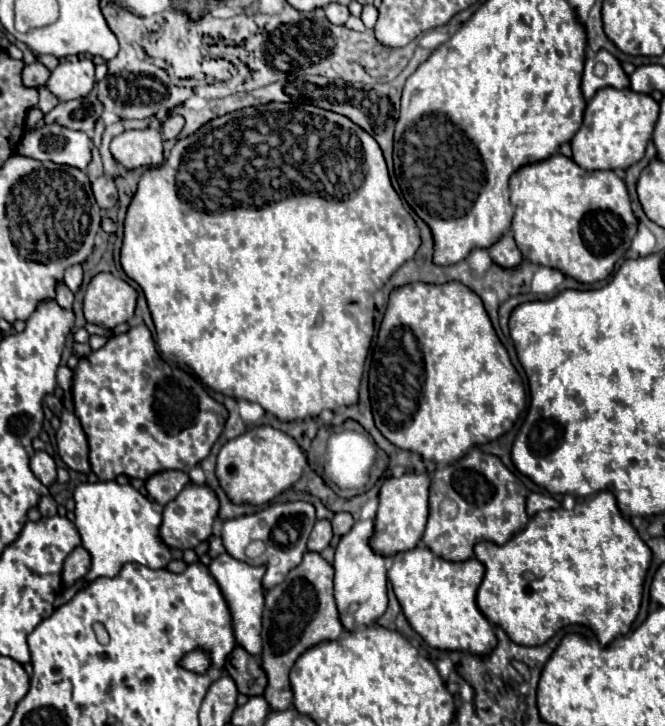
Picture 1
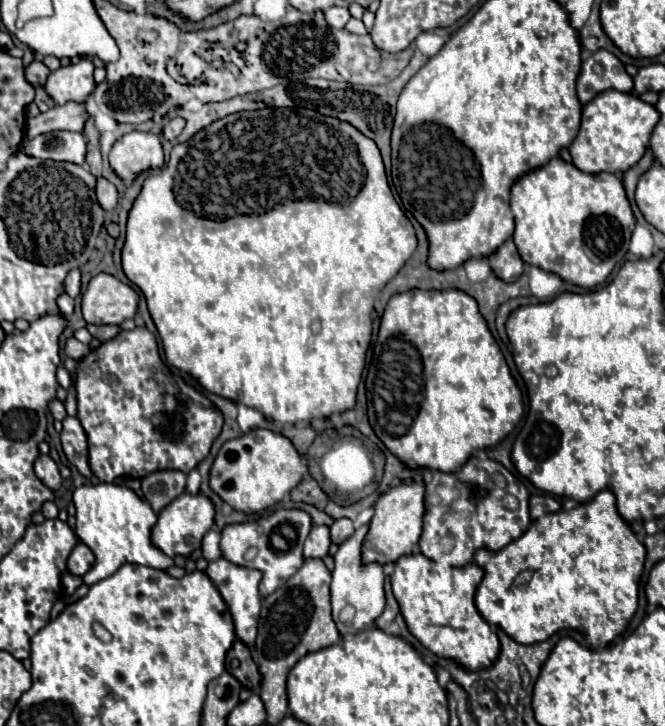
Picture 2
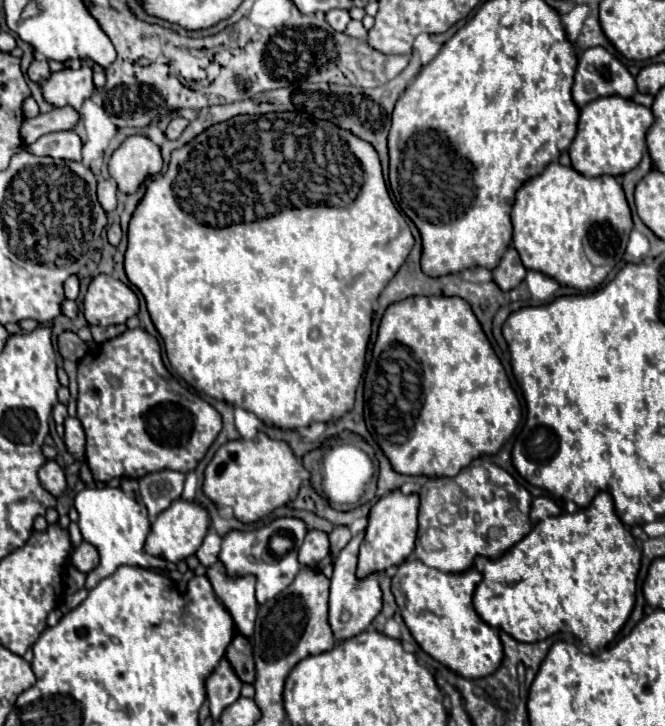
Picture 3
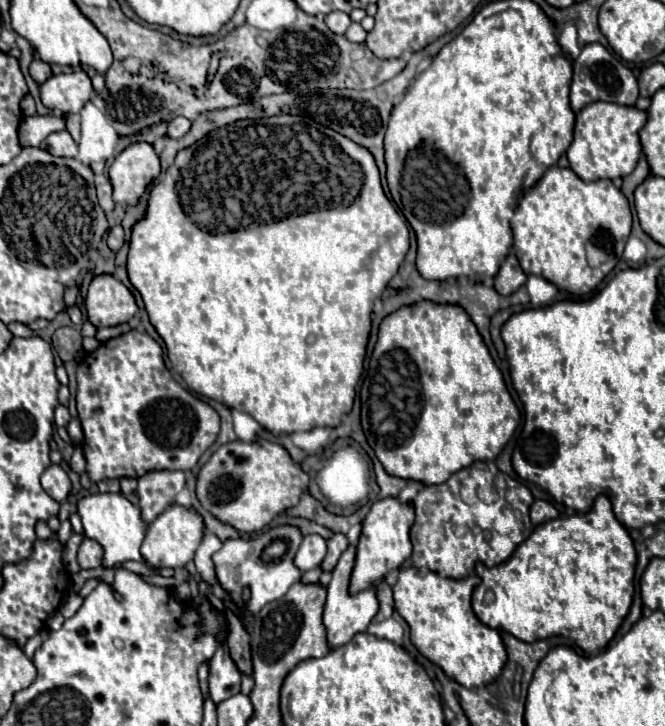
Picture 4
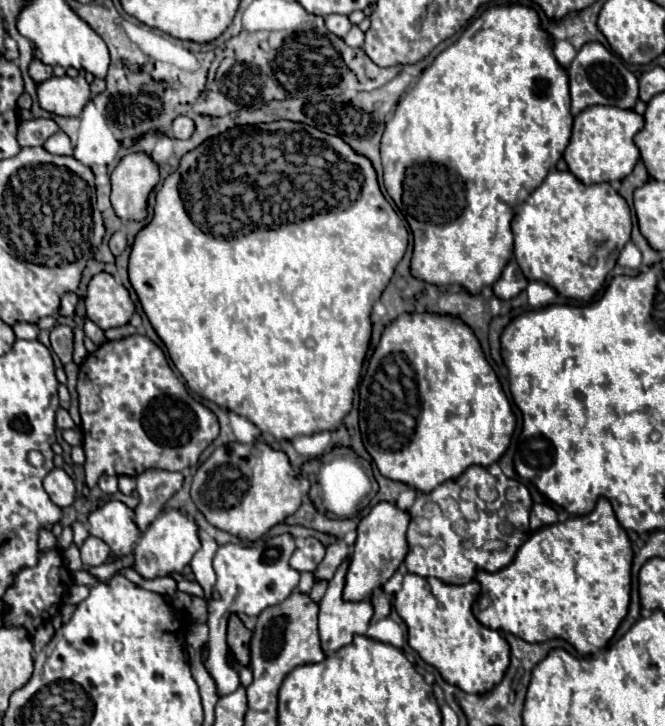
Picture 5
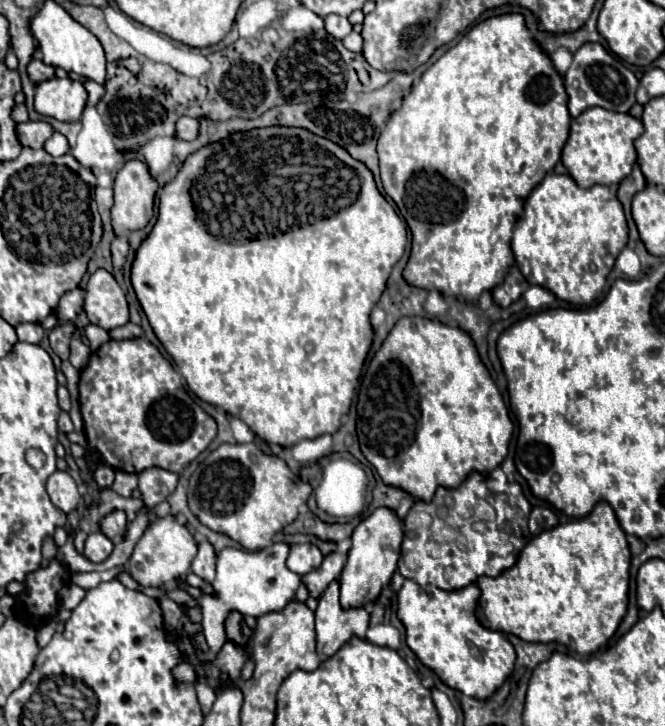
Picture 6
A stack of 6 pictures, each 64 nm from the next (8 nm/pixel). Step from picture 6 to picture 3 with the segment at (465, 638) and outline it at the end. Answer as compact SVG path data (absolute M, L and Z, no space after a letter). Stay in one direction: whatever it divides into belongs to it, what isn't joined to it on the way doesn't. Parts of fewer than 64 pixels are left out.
M416 556L404 560L392 576L396 604L414 640L424 652L464 678L482 678L492 674L504 656L498 632L480 620L472 606L472 594L480 580L482 574L474 568L450 574L424 564Z

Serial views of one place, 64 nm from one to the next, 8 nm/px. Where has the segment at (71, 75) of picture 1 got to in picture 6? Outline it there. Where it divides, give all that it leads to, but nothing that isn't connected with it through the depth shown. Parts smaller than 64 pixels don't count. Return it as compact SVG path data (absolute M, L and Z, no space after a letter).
M50 78L36 86L34 108L36 112L62 120L74 122L80 118L88 100L88 92L80 78Z

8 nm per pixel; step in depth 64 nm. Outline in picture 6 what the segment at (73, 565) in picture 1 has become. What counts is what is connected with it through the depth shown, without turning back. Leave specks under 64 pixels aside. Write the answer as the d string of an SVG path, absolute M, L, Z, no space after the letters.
M92 532L92 534L88 534L88 538L86 538L86 544L84 544L84 556L90 560L90 562L94 562L94 564L100 564L100 562L104 562L108 556L110 556L110 552L112 552L112 542L102 534L102 532Z

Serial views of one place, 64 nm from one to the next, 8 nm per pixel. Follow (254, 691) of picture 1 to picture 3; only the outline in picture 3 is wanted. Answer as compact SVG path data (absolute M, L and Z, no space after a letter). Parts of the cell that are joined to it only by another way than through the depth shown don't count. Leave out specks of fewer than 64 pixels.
M236 634L226 650L226 658L228 662L232 664L236 676L246 682L246 684L254 684L256 680L256 668L254 668L254 660L252 660L252 648L250 648L250 642Z

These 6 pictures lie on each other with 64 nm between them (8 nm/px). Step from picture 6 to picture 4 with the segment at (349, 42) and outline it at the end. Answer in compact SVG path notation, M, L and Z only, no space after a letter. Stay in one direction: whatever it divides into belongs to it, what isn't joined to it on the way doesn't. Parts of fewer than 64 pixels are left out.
M352 22L350 28L346 30L346 38L348 38L350 42L364 42L366 30L360 26L360 22Z

